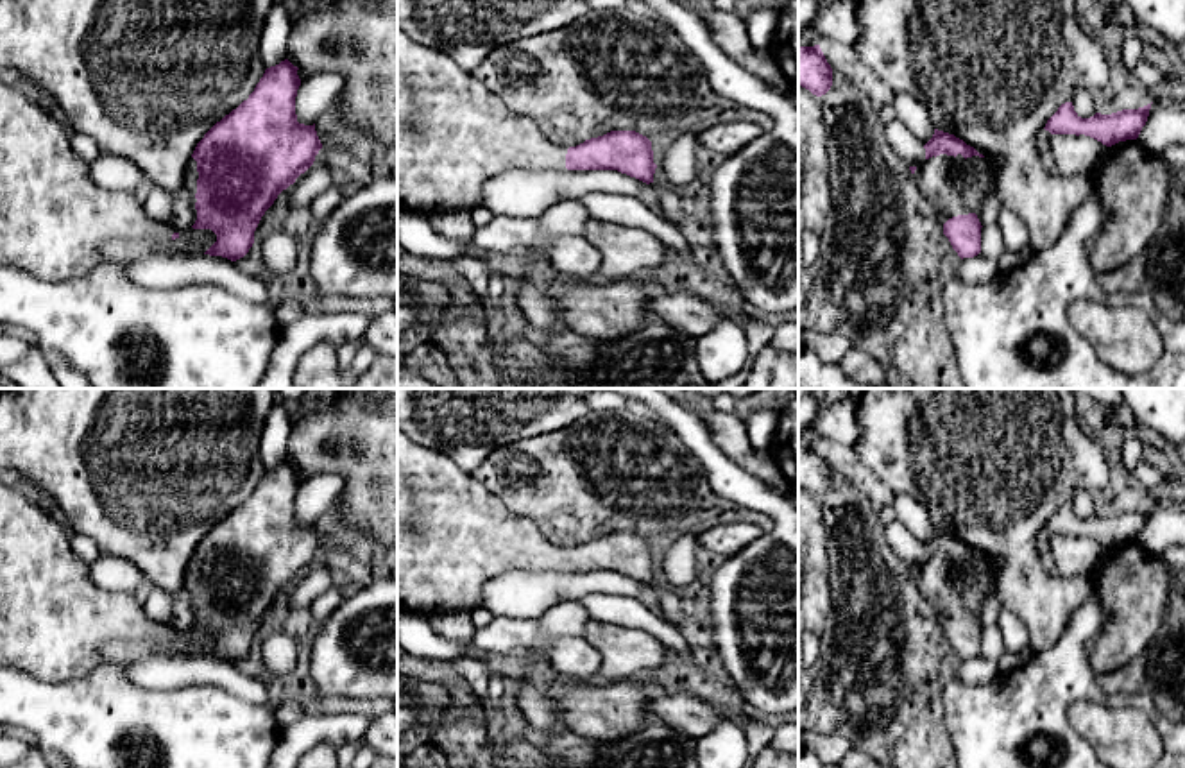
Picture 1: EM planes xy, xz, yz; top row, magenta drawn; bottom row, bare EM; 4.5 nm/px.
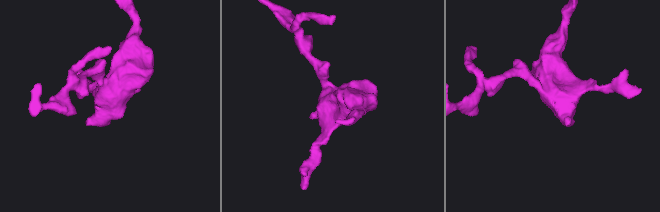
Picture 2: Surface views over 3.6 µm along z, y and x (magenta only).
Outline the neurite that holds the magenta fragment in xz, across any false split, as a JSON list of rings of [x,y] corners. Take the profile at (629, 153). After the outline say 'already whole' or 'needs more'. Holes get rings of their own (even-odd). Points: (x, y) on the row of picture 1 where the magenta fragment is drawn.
[[[397,30],[397,204],[426,215],[483,206],[485,184],[508,170],[618,170],[646,184],[653,183],[652,141],[635,131],[610,131],[576,147],[551,143],[530,116],[510,111],[471,72],[449,55],[412,41]]] | needs more

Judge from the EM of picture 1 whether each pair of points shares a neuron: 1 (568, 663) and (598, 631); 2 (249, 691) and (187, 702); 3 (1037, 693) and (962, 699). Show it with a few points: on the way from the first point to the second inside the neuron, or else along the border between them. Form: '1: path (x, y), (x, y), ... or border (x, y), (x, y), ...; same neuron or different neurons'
1: border (582, 634), (600, 657), (600, 679); different neurons
2: border (224, 688), (242, 699), (267, 706); different neurons
3: path (1019, 699), (980, 699); same neuron

